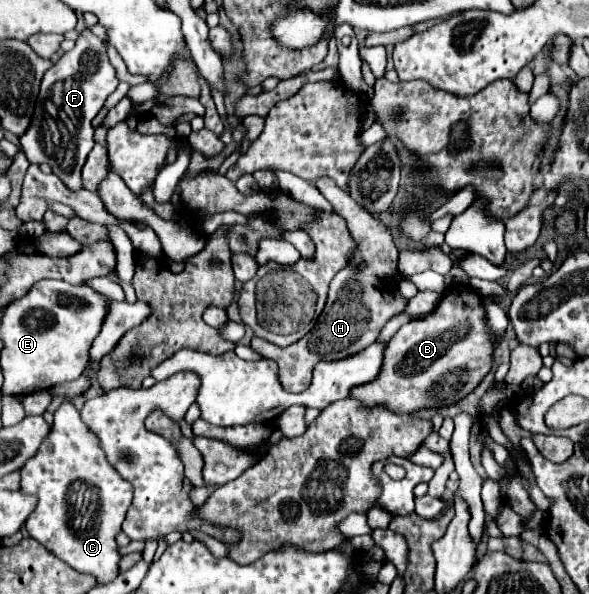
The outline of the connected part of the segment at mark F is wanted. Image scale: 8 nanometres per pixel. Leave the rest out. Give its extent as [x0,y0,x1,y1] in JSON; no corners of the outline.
[19,29,119,189]

